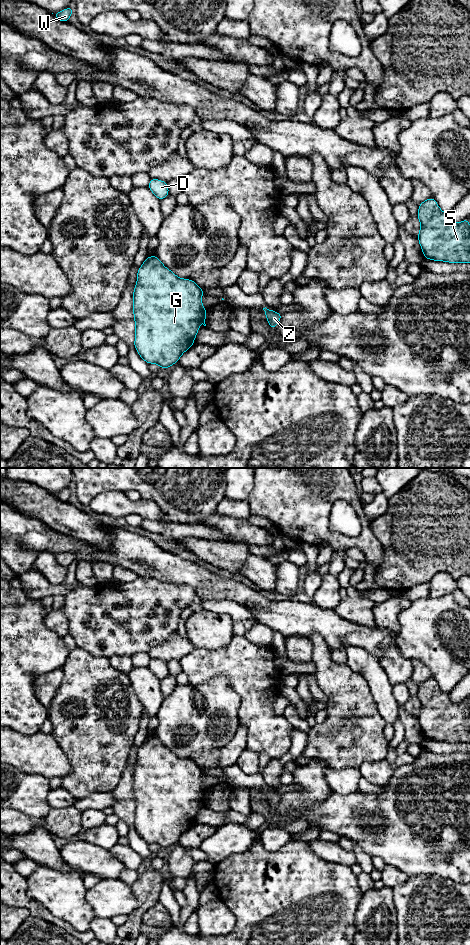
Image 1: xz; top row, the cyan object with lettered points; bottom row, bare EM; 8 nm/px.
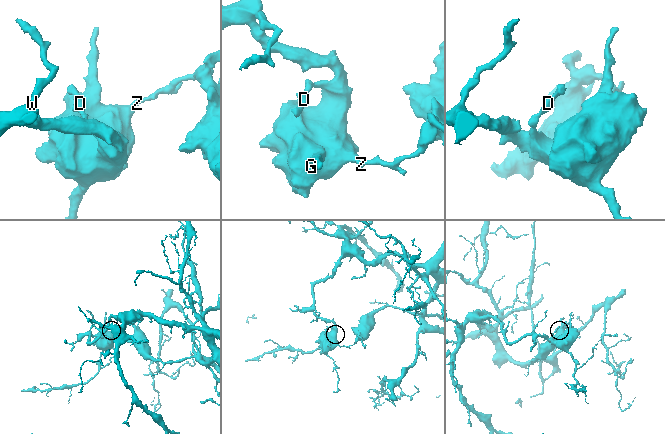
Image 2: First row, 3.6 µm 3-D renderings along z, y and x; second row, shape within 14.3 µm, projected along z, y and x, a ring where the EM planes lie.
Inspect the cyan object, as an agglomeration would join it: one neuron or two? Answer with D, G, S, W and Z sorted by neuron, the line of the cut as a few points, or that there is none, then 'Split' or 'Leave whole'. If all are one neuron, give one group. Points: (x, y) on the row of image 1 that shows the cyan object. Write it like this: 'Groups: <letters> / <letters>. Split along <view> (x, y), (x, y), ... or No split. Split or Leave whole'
Groups: D G W / S Z. Split along xz (267, 309), (264, 310). Split

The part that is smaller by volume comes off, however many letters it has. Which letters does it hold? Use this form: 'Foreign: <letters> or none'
Foreign: S, Z

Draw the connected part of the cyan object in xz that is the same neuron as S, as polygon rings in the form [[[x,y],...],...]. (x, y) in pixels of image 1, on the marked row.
[[[433,197],[419,204],[421,223],[417,236],[423,255],[429,260],[470,263],[470,225],[468,219],[453,223]]]

